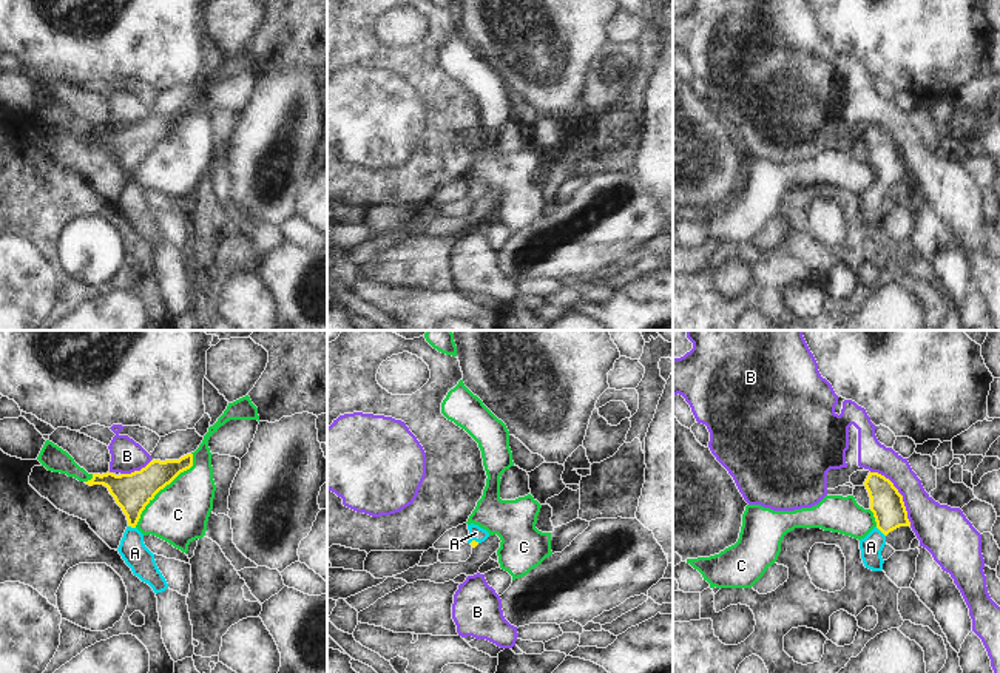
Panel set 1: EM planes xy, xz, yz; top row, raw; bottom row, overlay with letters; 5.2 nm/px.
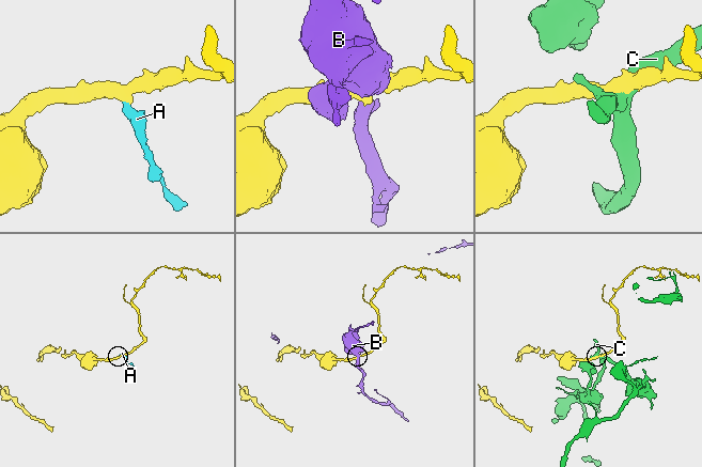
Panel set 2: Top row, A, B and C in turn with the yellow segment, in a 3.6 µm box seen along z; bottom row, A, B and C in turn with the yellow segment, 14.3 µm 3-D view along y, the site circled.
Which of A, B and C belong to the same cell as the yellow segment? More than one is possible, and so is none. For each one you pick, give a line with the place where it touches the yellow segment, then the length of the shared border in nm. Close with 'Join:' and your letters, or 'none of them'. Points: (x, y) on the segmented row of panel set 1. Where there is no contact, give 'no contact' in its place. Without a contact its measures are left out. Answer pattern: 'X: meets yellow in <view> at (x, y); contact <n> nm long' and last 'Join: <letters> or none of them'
A: meets yellow in yz at (880, 530); contact 80 nm long
Join: A

